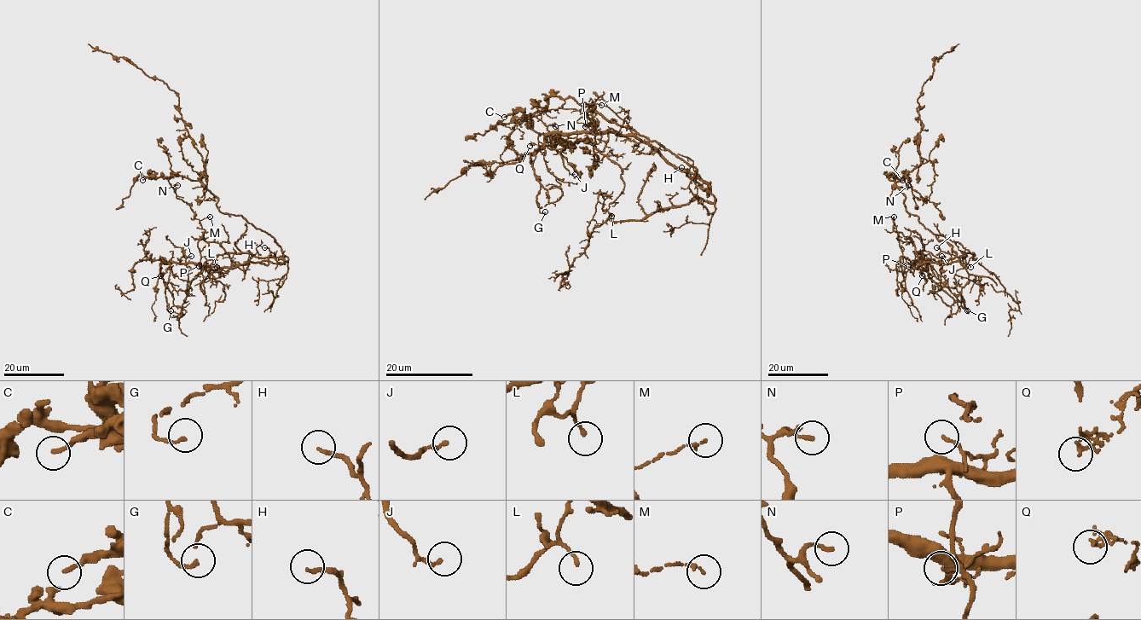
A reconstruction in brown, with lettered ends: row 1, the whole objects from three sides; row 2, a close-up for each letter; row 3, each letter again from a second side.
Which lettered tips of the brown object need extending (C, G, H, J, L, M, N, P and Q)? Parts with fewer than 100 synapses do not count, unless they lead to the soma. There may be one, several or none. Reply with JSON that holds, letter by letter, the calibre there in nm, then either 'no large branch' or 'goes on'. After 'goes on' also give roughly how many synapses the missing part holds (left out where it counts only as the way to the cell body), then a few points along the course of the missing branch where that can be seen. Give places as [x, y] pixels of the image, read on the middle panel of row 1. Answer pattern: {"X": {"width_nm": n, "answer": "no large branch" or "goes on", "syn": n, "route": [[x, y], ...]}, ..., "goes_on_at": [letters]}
{"C": {"width_nm": 170, "answer": "no large branch"}, "G": {"width_nm": 150, "answer": "no large branch"}, "H": {"width_nm": 150, "answer": "no large branch"}, "J": {"width_nm": 170, "answer": "no large branch"}, "L": {"width_nm": 130, "answer": "no large branch"}, "M": {"width_nm": 130, "answer": "no large branch"}, "N": {"width_nm": 160, "answer": "no large branch"}, "P": {"width_nm": 120, "answer": "no large branch"}, "Q": {"width_nm": 170, "answer": "no large branch"}, "goes_on_at": []}

